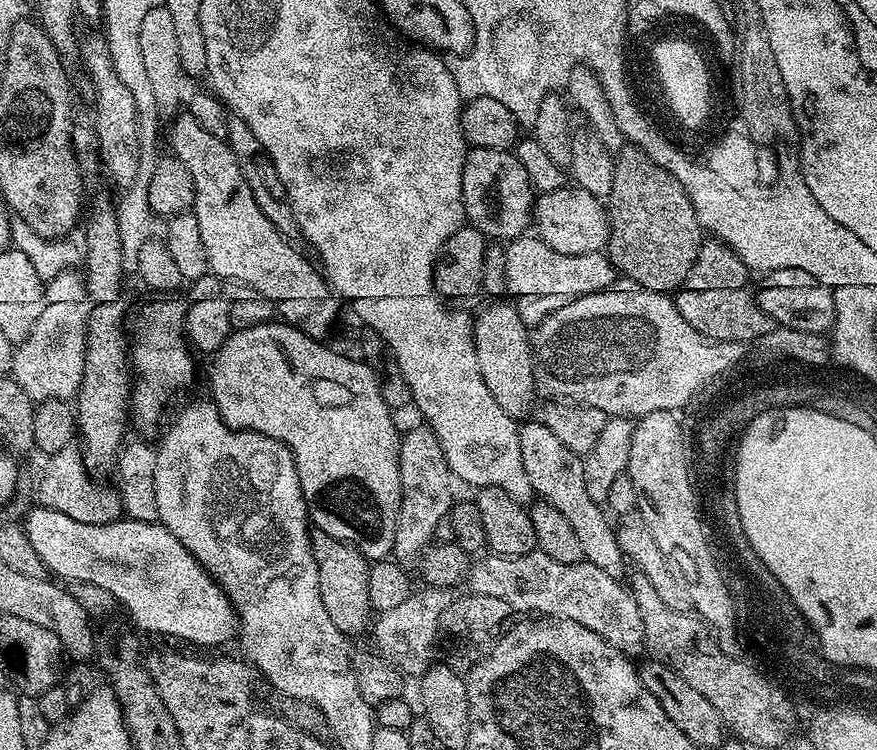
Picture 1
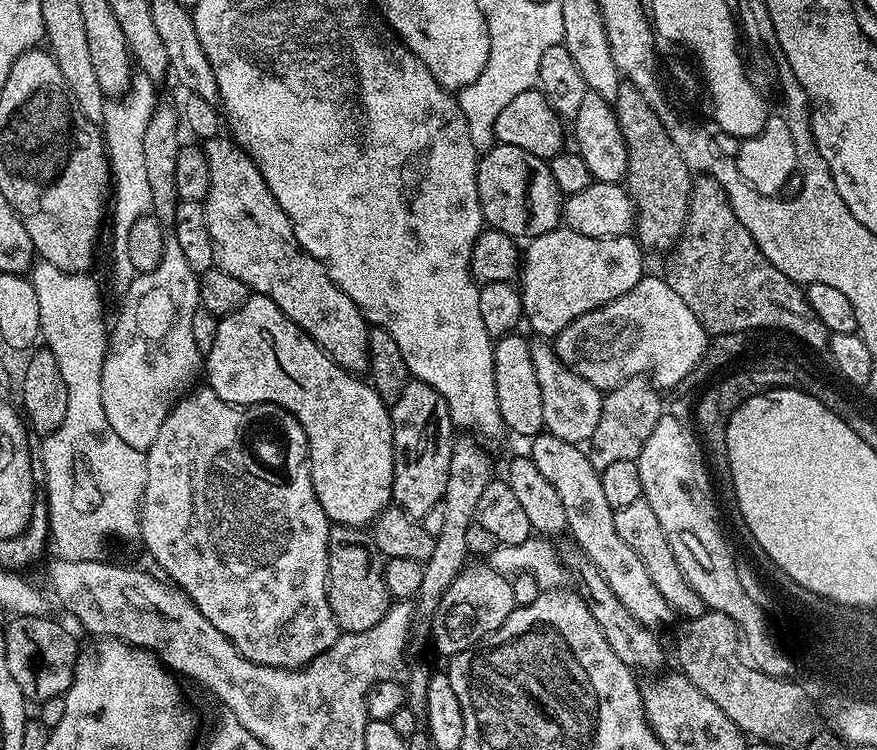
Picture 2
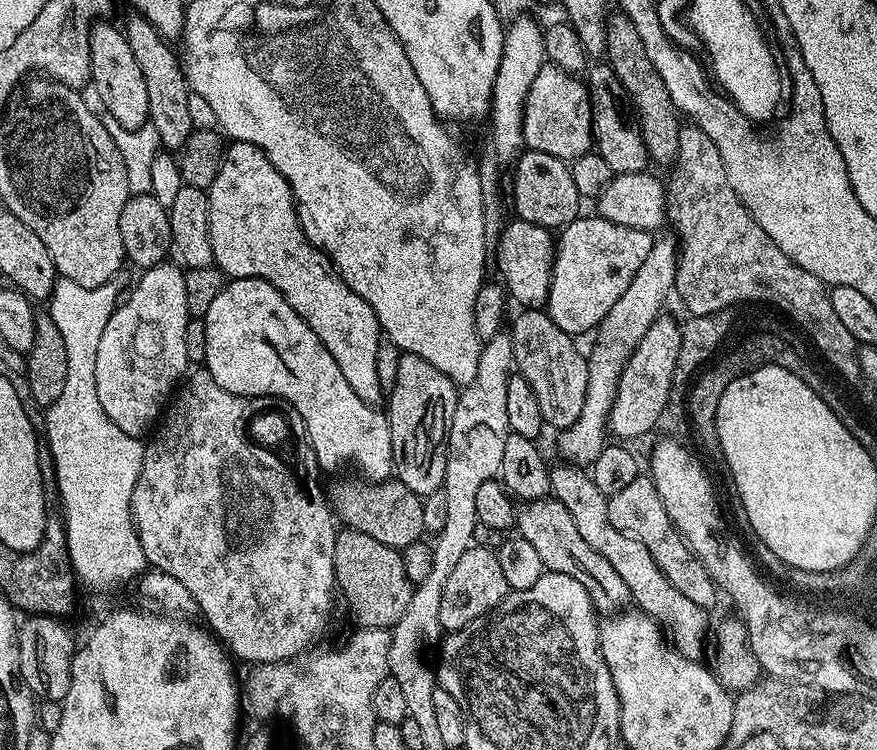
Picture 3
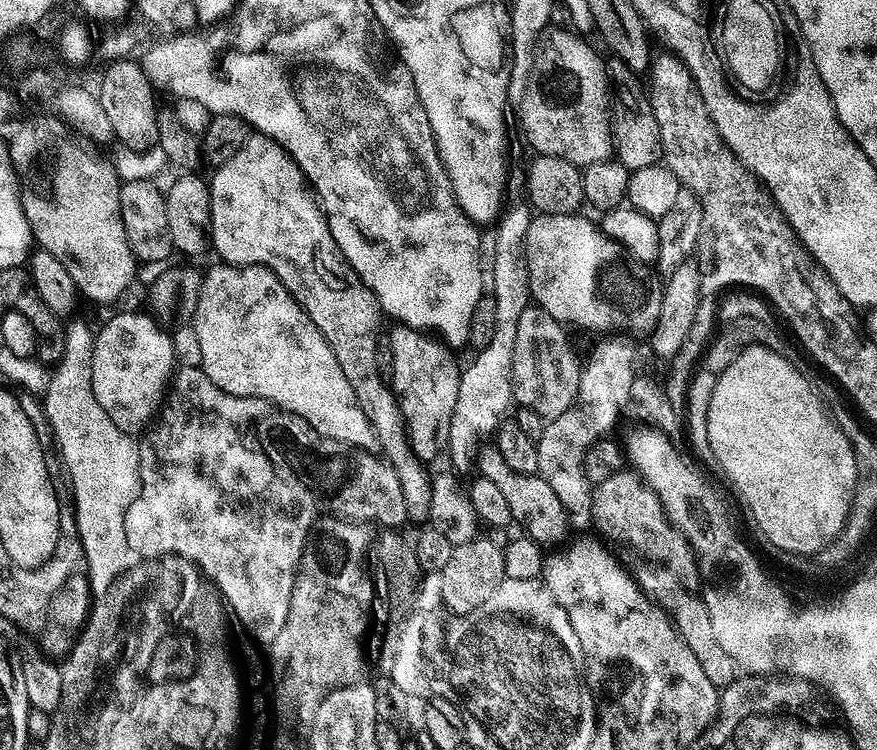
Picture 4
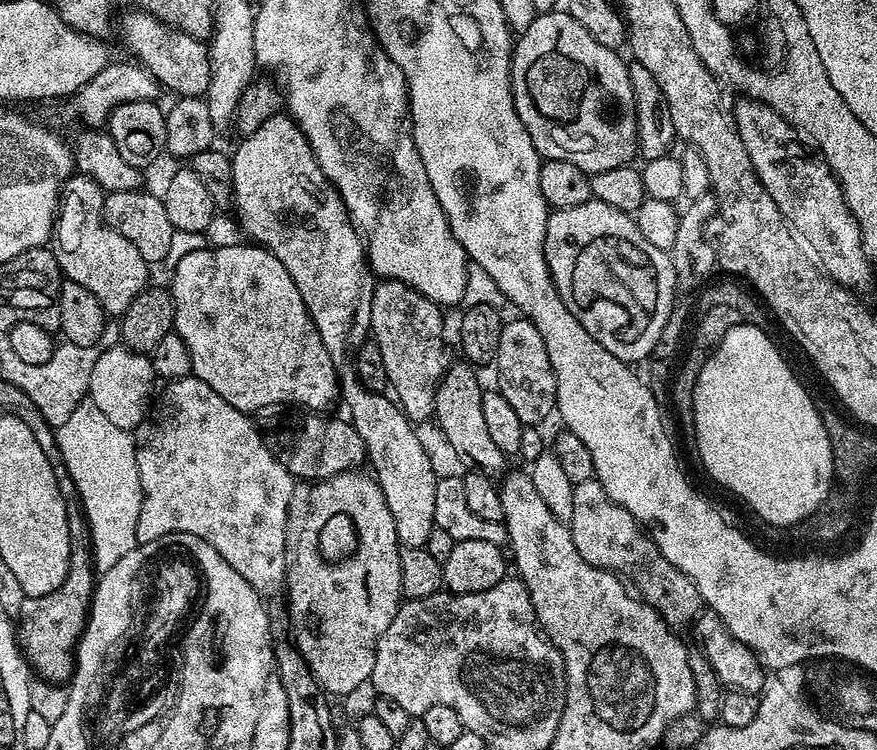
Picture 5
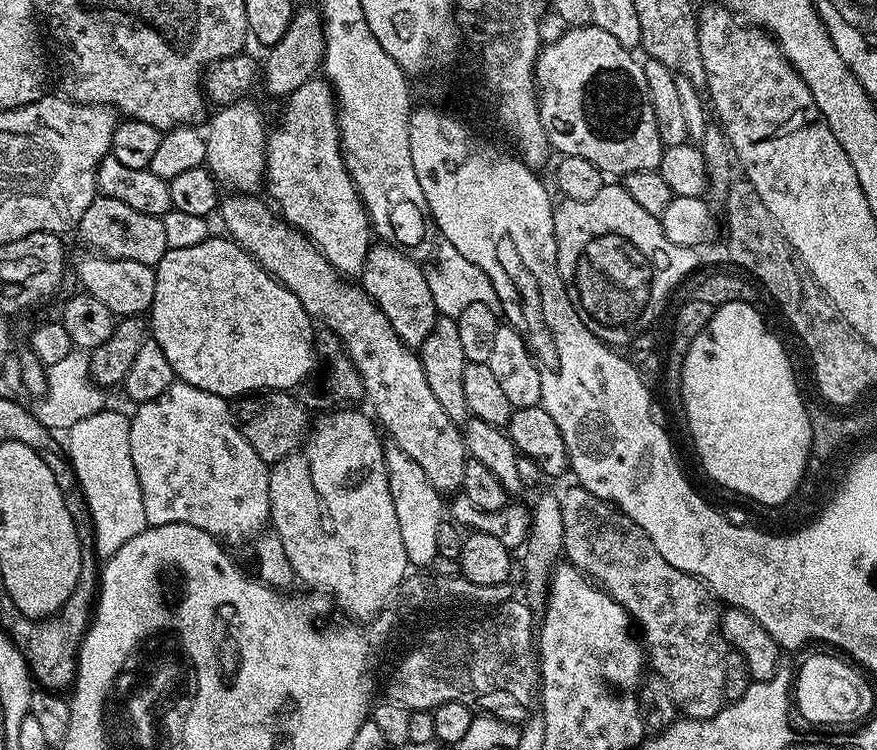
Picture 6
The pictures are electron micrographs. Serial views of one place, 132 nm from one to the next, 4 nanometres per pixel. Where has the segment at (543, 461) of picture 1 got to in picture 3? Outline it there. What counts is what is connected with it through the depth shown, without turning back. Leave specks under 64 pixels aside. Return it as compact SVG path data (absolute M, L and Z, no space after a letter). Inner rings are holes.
M572 462L558 464L560 465L557 468L555 465L551 469L551 495L560 500L562 506L566 506L566 510L570 510L570 518L574 518L574 526L578 526L582 538L586 538L586 543L594 550L598 550L598 554L602 554L602 558L606 558L606 562L610 562L614 570L618 570L622 582L626 582L626 590L630 590L632 604L666 629L676 651L683 656L689 656L692 660L700 660L704 652L704 635L707 632L709 635L710 632L709 609L694 606L694 602L690 602L686 594L681 594L674 586L670 586L666 574L662 574L658 562L650 558L650 550L646 550L642 542L610 526L608 497L602 494L602 490L598 490L598 486L594 486L591 475L583 467Z

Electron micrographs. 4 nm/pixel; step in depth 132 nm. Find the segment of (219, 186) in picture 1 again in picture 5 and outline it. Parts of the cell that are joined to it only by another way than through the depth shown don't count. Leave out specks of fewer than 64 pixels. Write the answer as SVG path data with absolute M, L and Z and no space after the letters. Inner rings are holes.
M287 114L274 118L266 118L254 134L243 137L239 141L232 157L232 204L236 208L236 216L240 219L240 228L245 232L251 243L259 244L268 249L286 266L286 274L294 278L294 286L298 286L298 294L302 294L302 302L306 302L306 310L322 338L322 346L326 346L326 354L336 363L336 376L340 379L341 401L348 400L352 407L350 419L354 430L358 430L358 438L364 440L366 460L374 473L374 479L380 485L386 498L386 506L390 506L390 514L394 514L394 526L400 539L401 548L423 548L430 538L430 530L436 527L434 516L434 496L438 472L432 469L432 460L415 432L413 421L405 416L399 404L391 395L384 392L371 392L362 386L356 373L355 363L349 362L355 357L356 351L369 339L370 302L374 298L377 281L374 279L372 265L368 262L368 253L363 239L352 219L348 216L346 206L338 194L338 190L322 174L318 162L312 153L310 142L302 134L295 120Z

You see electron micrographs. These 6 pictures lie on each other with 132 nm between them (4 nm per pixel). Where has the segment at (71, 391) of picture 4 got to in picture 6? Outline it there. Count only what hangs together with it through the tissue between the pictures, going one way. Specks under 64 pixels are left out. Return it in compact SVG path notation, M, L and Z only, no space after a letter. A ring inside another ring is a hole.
M108 410L83 418L66 432L68 450L66 457L76 472L77 481L84 492L92 525L96 531L96 555L107 558L114 555L130 538L146 527L146 510L142 510L142 490L138 486L138 474L134 470L134 458L130 458L131 419L111 416Z

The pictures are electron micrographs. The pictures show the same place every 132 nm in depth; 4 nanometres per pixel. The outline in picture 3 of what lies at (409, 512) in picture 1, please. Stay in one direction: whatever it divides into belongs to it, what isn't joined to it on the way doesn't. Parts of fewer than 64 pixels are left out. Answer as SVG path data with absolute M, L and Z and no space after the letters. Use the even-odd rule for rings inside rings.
M409 352L401 355L398 362L398 378L394 382L394 390L386 396L386 415L392 439L392 463L395 479L412 491L415 496L425 498L443 489L446 474L446 454L448 453L448 423L456 409L458 386L442 370L430 366L426 358L418 358Z

